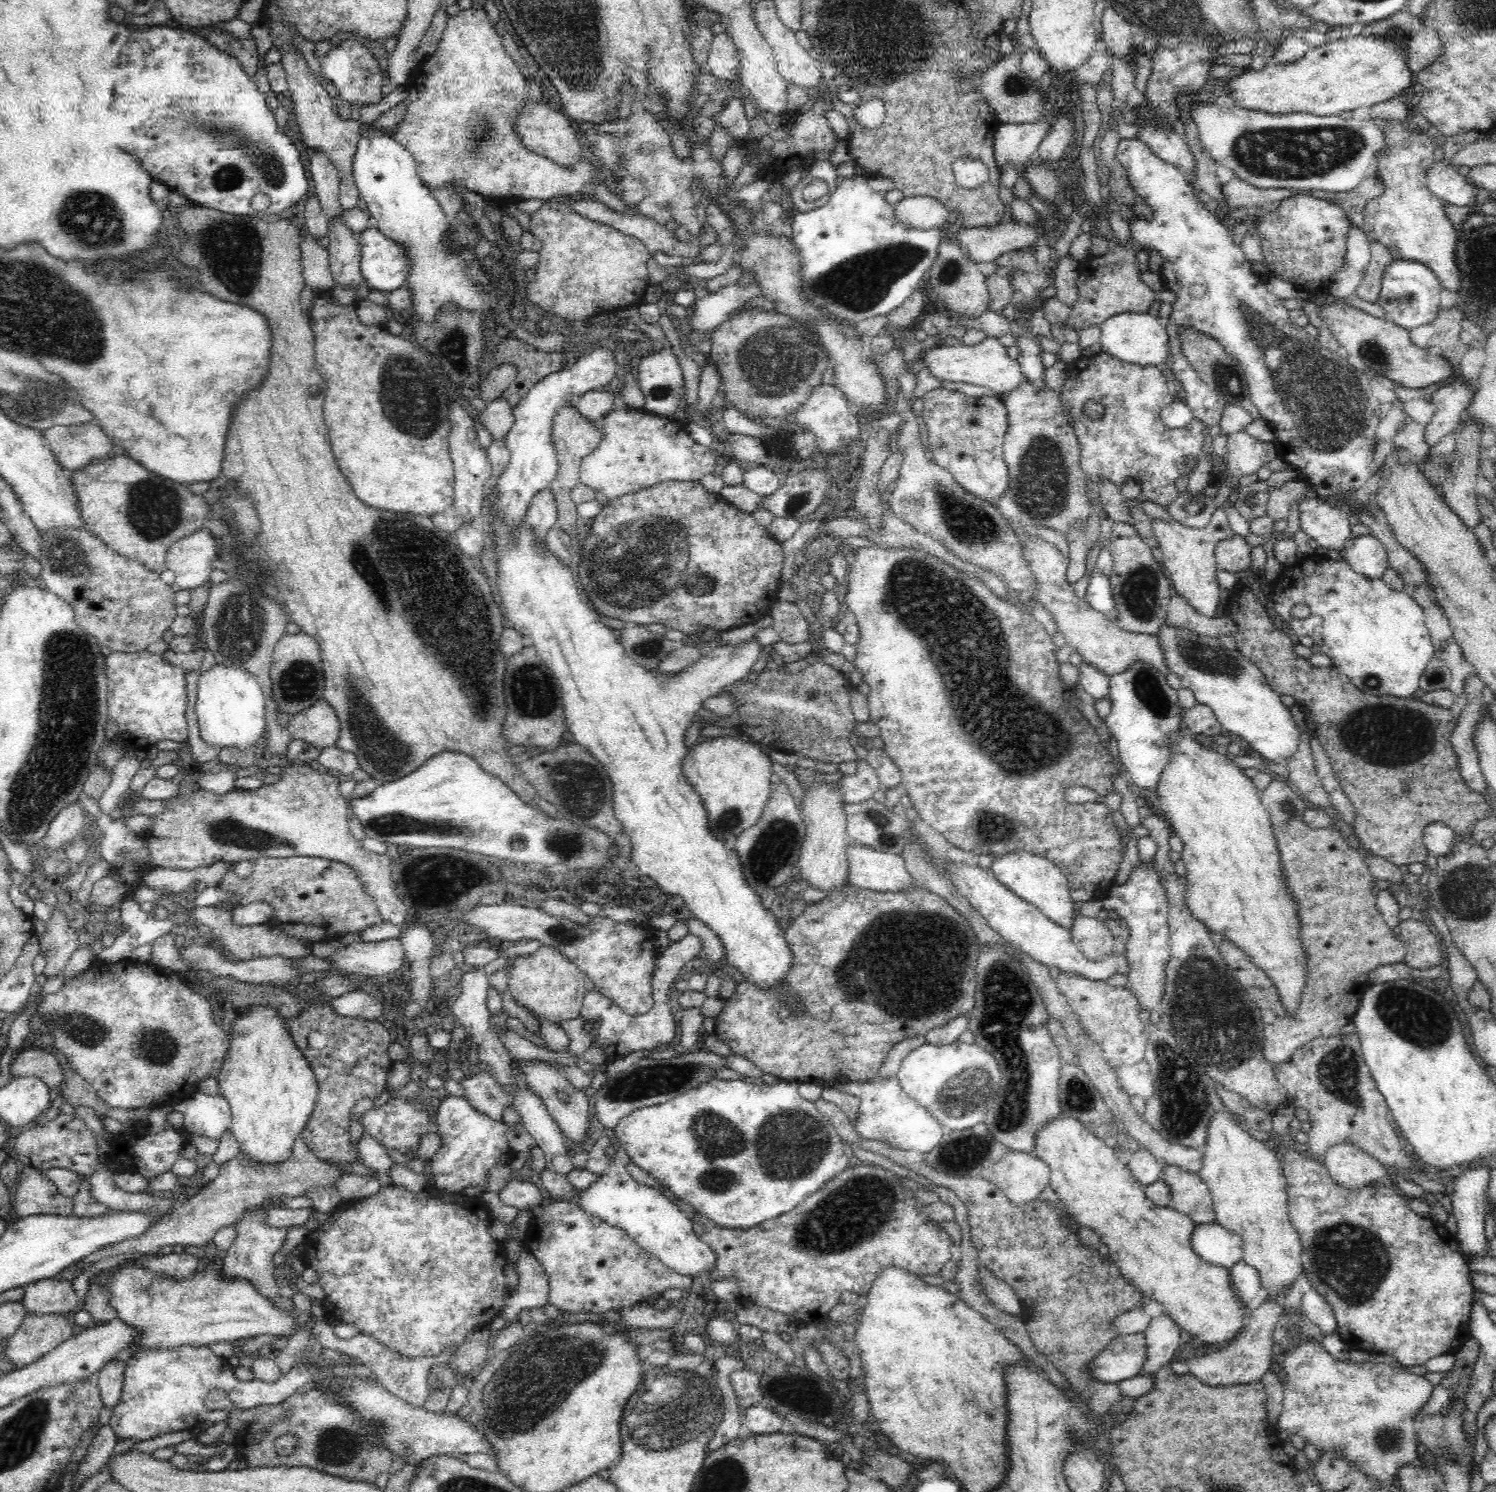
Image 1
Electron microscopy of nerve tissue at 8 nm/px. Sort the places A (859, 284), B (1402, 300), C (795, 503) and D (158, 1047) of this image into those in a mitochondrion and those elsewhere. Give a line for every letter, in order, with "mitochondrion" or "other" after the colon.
A: mitochondrion
B: mitochondrion
C: mitochondrion
D: mitochondrion

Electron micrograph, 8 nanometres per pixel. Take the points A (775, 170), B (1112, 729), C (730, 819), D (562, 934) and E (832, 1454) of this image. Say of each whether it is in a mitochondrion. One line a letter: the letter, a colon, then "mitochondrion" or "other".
A: other
B: other
C: mitochondrion
D: mitochondrion
E: other

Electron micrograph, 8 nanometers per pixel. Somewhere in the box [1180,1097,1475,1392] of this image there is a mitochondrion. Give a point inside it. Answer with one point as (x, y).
(1341, 1254)

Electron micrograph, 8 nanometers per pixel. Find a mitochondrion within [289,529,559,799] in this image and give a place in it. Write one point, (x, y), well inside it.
(380, 748)

